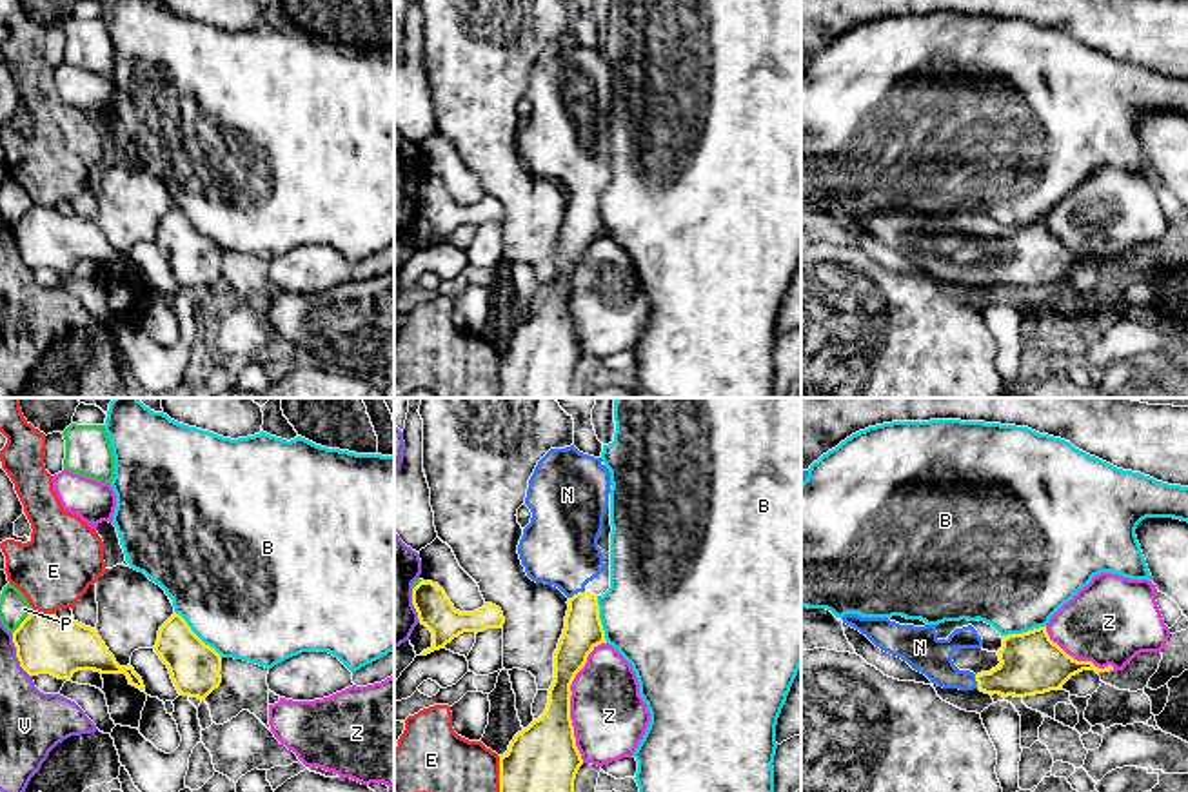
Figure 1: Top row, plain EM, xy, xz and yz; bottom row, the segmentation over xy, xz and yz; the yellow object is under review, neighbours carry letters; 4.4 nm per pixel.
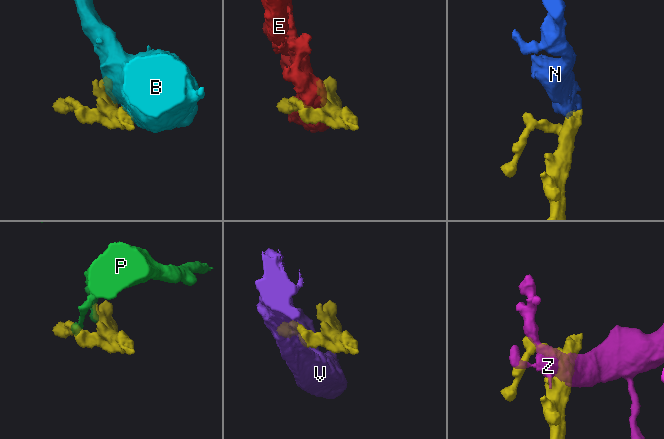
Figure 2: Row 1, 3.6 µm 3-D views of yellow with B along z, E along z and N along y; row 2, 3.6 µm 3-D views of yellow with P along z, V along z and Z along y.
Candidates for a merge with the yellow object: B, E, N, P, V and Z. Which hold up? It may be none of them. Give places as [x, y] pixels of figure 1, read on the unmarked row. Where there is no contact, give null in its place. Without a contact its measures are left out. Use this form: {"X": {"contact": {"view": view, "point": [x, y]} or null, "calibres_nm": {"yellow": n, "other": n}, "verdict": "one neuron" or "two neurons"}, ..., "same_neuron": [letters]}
{"B": {"contact": {"view": "xy", "point": [197, 229]}, "calibres_nm": {"yellow": 220, "other": 500}, "verdict": "two neurons"}, "E": {"contact": {"view": "xy", "point": [44, 207]}, "calibres_nm": {"yellow": 260, "other": 340}, "verdict": "two neurons"}, "N": {"contact": {"view": "xz", "point": [578, 186]}, "calibres_nm": {"yellow": 170, "other": 340}, "verdict": "one neuron"}, "P": {"contact": {"view": "xy", "point": [22, 215]}, "calibres_nm": {"yellow": 260, "other": 130}, "verdict": "two neurons"}, "V": {"contact": {"view": "xy", "point": [17, 249]}, "calibres_nm": {"yellow": 260, "other": 220}, "verdict": "two neurons"}, "Z": {"contact": {"view": "xz", "point": [569, 293]}, "calibres_nm": {"yellow": 280, "other": 340}, "verdict": "two neurons"}, "same_neuron": ["N"]}

